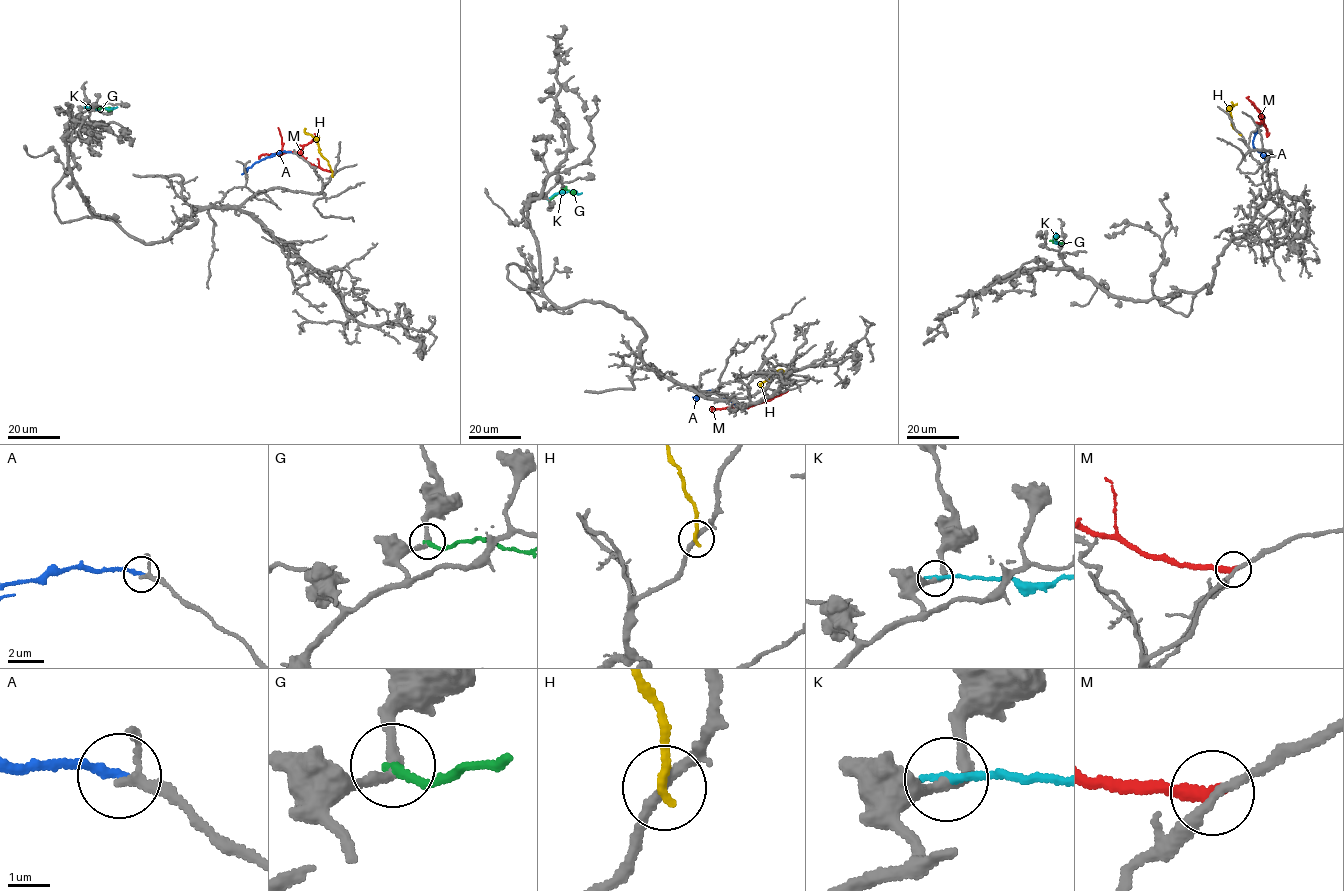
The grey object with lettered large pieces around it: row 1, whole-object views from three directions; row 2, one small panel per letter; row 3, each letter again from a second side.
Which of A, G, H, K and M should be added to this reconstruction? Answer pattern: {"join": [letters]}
{"join": []}

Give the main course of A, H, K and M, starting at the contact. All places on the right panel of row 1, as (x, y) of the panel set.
A: (1264, 117), (1252, 141), (1254, 147), (1264, 155), (1264, 150)
H: (1240, 134), (1231, 124), (1231, 102)
K: (1061, 244), (1054, 238), (1055, 232)
M: (1255, 122), (1262, 123), (1263, 116), (1263, 125), (1269, 133)

